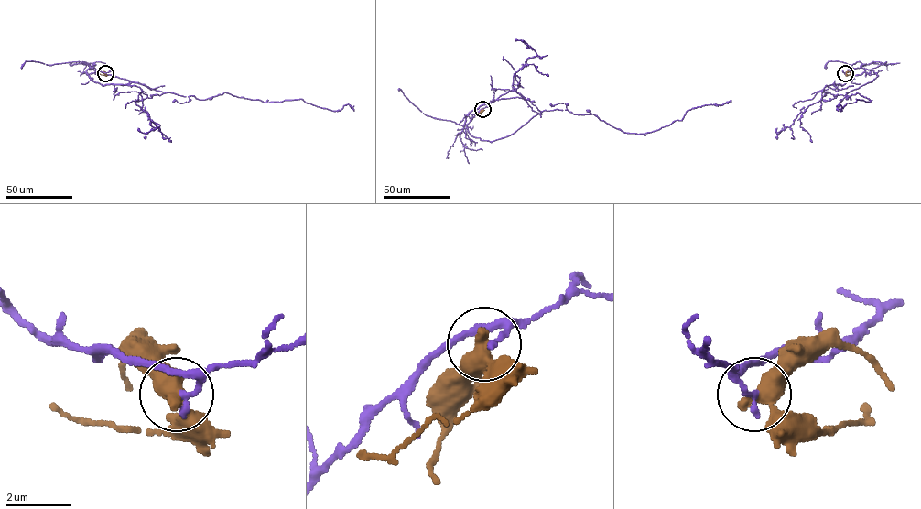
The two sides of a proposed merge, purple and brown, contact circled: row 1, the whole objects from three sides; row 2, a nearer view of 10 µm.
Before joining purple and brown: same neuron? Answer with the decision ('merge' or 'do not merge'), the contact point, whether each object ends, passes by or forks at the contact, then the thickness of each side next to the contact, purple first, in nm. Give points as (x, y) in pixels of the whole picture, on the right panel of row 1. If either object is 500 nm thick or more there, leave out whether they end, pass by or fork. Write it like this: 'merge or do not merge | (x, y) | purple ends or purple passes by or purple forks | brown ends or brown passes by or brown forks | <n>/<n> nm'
do not merge | (845, 73) | purple ends | brown passes by | 200/440 nm

